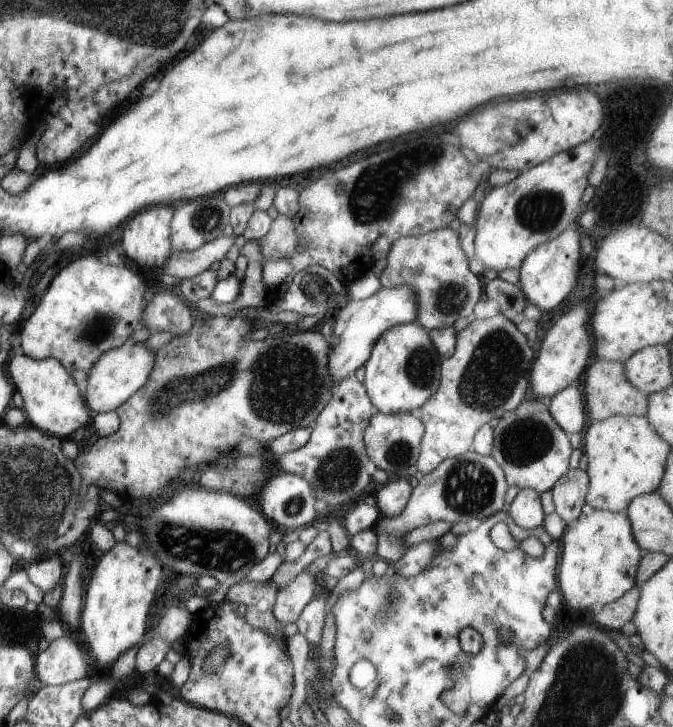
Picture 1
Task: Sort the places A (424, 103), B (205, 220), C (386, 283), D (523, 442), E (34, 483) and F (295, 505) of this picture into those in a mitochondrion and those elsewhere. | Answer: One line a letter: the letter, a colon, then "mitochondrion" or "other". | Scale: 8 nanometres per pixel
A: other
B: mitochondrion
C: other
D: mitochondrion
E: mitochondrion
F: mitochondrion

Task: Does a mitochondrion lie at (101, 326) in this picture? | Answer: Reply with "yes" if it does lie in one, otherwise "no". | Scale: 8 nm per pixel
yes

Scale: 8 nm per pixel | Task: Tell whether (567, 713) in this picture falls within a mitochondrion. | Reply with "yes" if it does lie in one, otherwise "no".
yes

